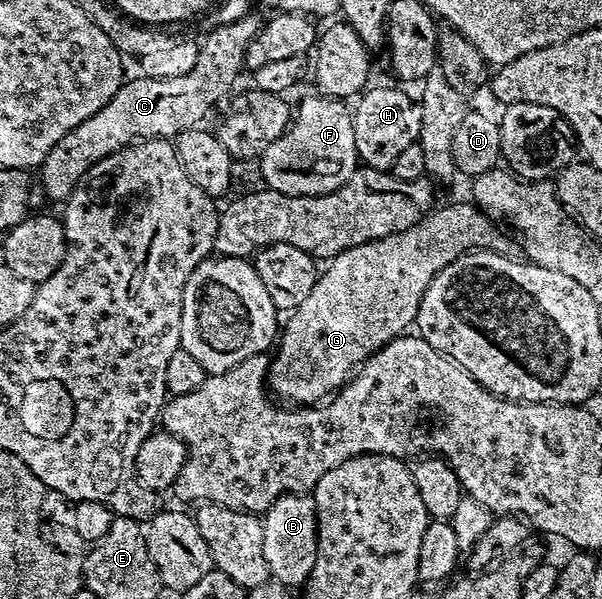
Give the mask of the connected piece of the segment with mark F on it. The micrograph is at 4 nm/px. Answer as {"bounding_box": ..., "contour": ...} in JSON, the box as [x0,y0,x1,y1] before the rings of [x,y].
{"bounding_box":[261,94,360,195],"contour":[[[313,94],[297,105],[287,130],[261,155],[262,179],[266,182],[263,184],[271,191],[285,195],[327,195],[340,189],[360,166],[351,108],[341,99]]]}

